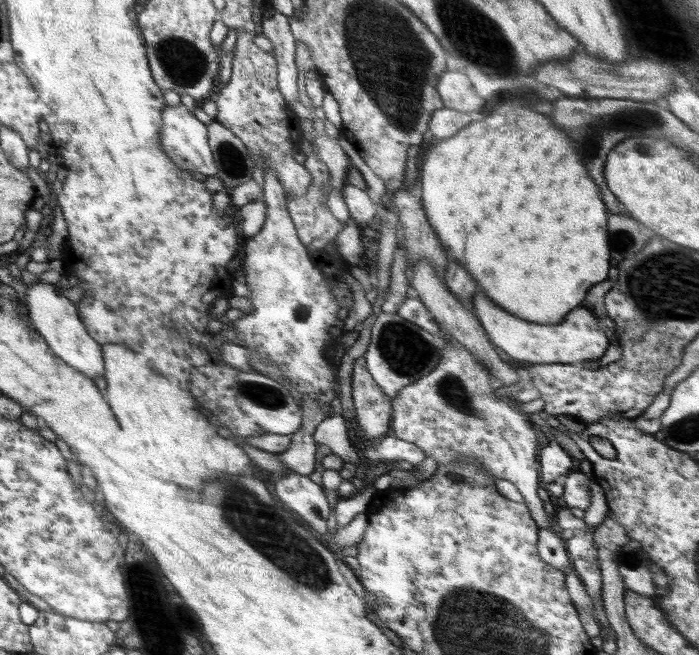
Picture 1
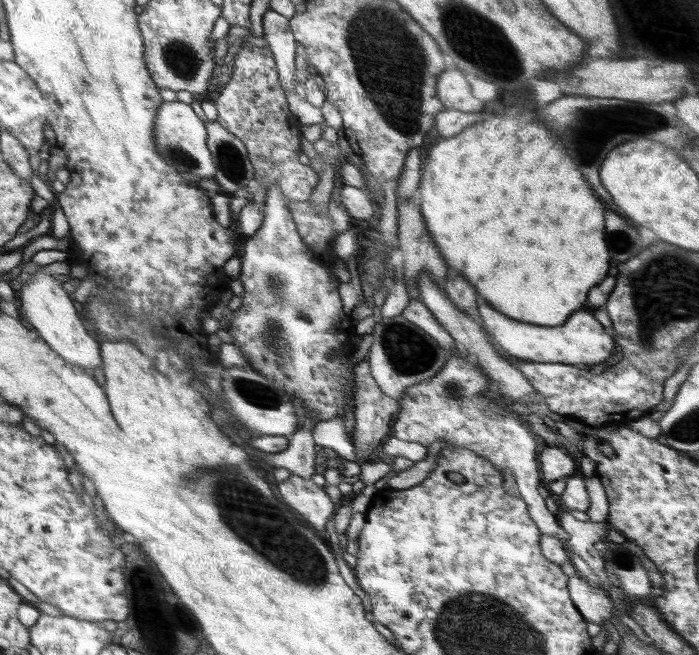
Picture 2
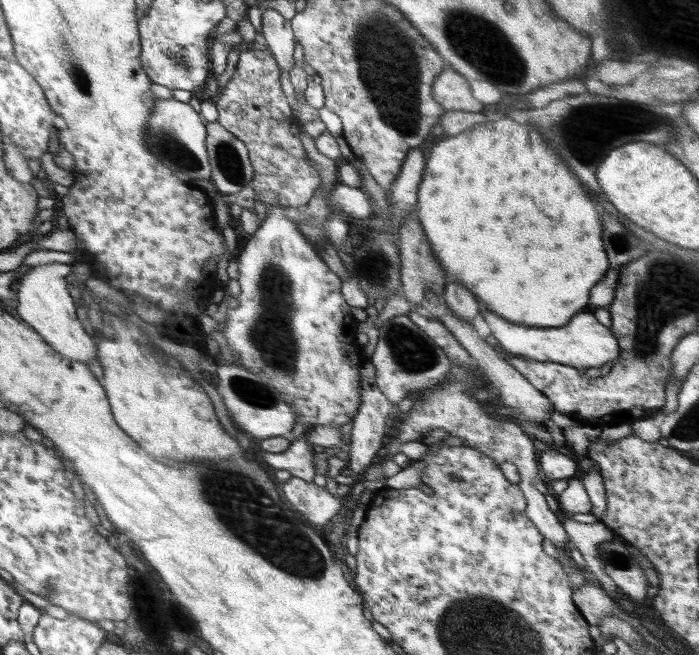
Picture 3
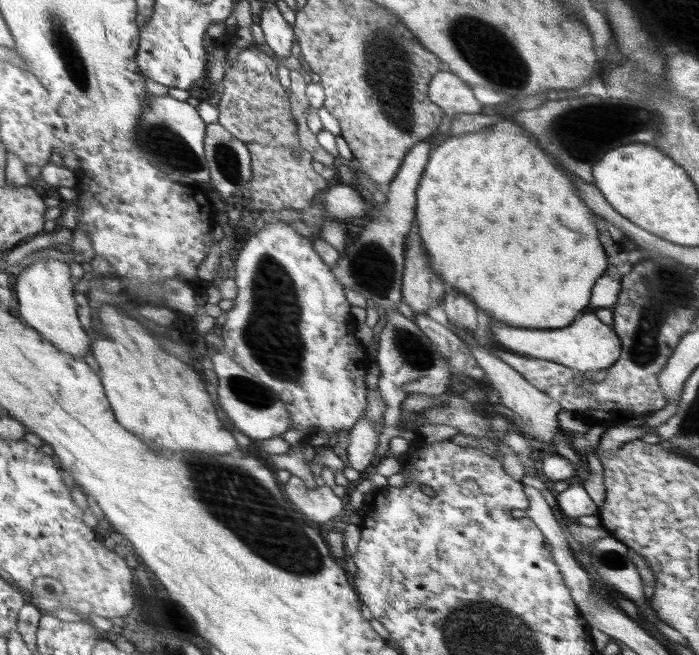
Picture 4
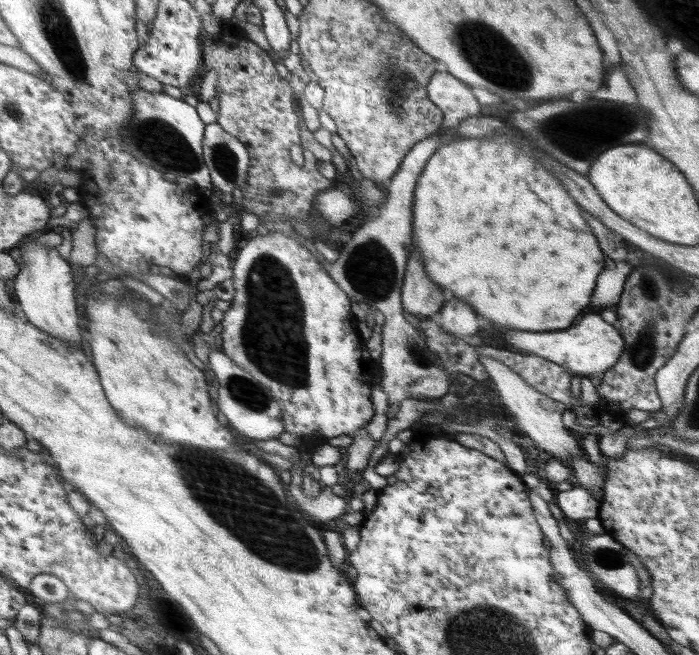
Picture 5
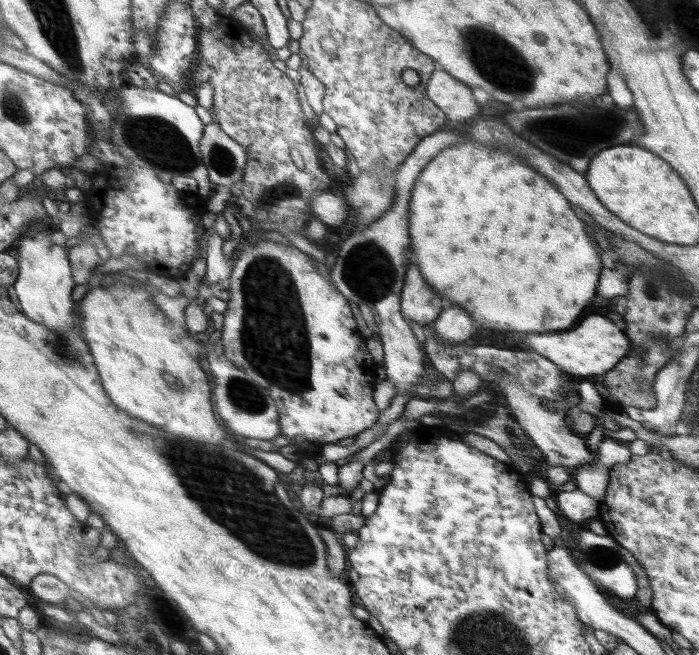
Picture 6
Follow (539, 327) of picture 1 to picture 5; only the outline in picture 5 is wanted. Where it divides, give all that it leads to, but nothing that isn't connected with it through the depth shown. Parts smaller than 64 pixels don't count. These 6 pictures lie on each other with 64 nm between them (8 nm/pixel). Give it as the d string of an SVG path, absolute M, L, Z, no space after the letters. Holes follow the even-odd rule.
M598 314L584 316L576 326L556 330L556 332L520 332L520 330L506 330L504 340L512 344L516 350L530 352L542 356L546 360L567 368L574 374L591 376L603 374L616 364L624 351L624 340L620 336L617 326L608 324Z

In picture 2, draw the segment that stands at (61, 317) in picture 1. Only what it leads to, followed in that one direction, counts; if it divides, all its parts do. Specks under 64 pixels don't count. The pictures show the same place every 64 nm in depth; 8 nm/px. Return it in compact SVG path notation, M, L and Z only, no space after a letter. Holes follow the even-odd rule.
M71 262L53 263L32 274L28 282L20 283L22 299L22 316L26 317L26 322L30 322L42 336L46 336L46 344L62 356L66 362L80 366L84 370L94 370L102 367L102 357L100 354L100 342L88 335L79 313L82 311L76 302L62 288L62 283L55 279L55 274L69 276Z

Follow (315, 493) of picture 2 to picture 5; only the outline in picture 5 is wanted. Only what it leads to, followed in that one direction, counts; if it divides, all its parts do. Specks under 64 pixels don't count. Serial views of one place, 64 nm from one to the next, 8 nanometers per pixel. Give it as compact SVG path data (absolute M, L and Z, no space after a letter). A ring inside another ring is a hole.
M292 472L291 481L288 486L292 498L298 502L302 510L306 510L310 516L322 520L322 522L332 522L346 512L346 502L342 496L332 493L331 487L325 485L318 495L308 497L304 493L302 484L298 484L300 475Z

